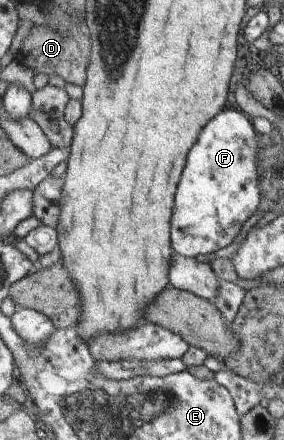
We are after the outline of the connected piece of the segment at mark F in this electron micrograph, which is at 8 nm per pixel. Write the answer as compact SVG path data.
M226 108L202 130L202 138L190 152L175 196L171 221L175 253L196 258L230 246L242 232L240 226L260 210L263 194L258 152L263 140L248 115L232 108Z

